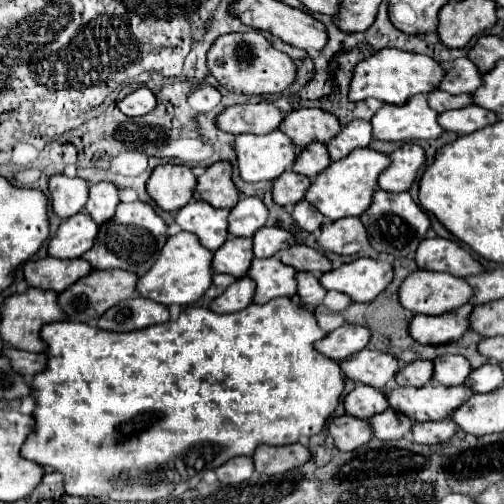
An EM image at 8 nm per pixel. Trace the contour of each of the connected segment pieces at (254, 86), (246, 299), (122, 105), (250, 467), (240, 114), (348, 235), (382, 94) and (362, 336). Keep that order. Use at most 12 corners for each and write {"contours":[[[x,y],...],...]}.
{"contours":[[[256,29],[218,37],[208,69],[230,93],[274,95],[294,61]],[[236,279],[210,303],[216,313],[236,313],[252,303],[256,283]],[[148,87],[118,101],[118,109],[130,117],[142,117],[156,107]],[[252,457],[226,461],[218,481],[238,485],[254,473]],[[272,103],[232,105],[218,115],[222,131],[266,135],[282,123]],[[358,219],[324,223],[318,243],[324,251],[356,255],[368,245]],[[382,49],[354,69],[350,99],[404,105],[438,89],[428,55]],[[346,325],[328,333],[316,349],[342,361],[370,341],[366,327]]]}

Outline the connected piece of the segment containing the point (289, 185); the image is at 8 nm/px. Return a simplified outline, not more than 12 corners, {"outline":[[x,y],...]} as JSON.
{"outline":[[286,171],[274,181],[274,201],[282,207],[304,199],[310,179]]}

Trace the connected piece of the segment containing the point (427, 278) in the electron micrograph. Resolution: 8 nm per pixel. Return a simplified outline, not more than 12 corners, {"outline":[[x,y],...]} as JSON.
{"outline":[[416,271],[400,287],[412,313],[442,315],[474,297],[462,277]]}

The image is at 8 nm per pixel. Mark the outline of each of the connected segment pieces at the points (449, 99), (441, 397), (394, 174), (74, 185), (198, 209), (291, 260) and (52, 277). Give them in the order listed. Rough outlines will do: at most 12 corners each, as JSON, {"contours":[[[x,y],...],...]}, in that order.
{"contours":[[[446,91],[428,95],[434,111],[444,113],[472,105],[472,95],[450,95]],[[466,385],[398,387],[390,407],[414,421],[448,419],[474,391]],[[404,143],[380,175],[384,191],[402,193],[414,183],[426,153]],[[50,177],[52,209],[62,219],[80,213],[90,183]],[[184,205],[174,221],[216,251],[228,239],[230,209]],[[294,245],[276,255],[296,271],[332,271],[332,263],[308,245]],[[46,257],[24,265],[30,287],[66,291],[90,263]]]}

